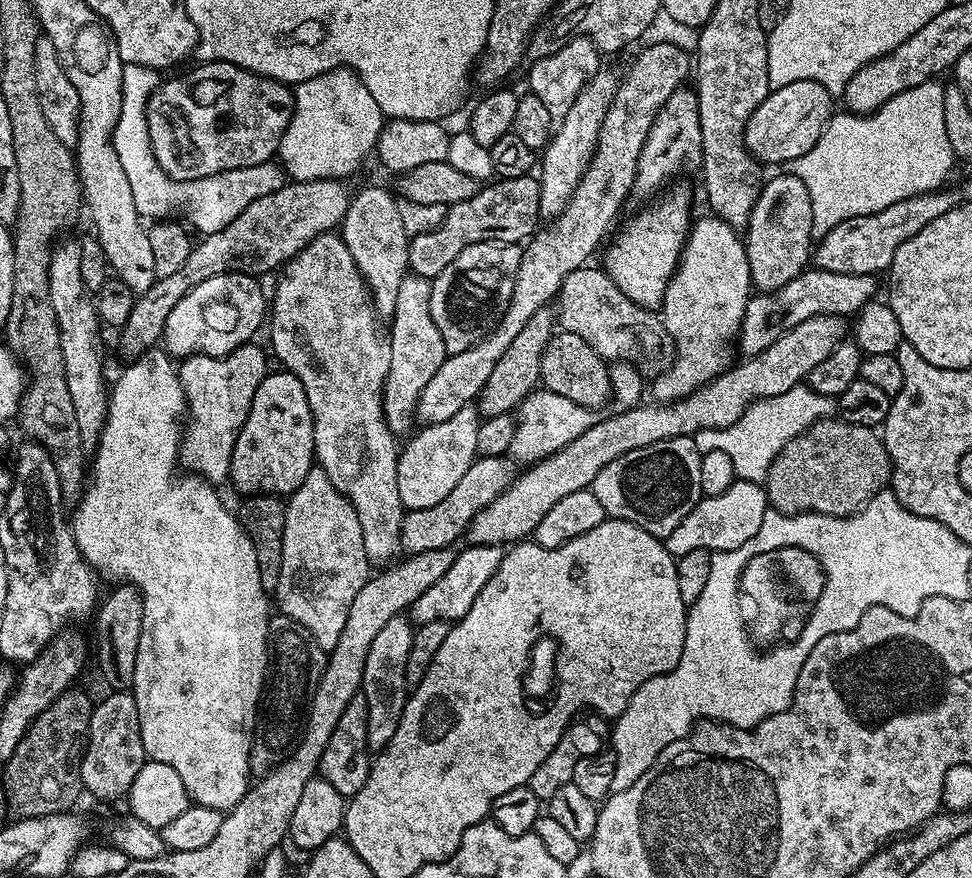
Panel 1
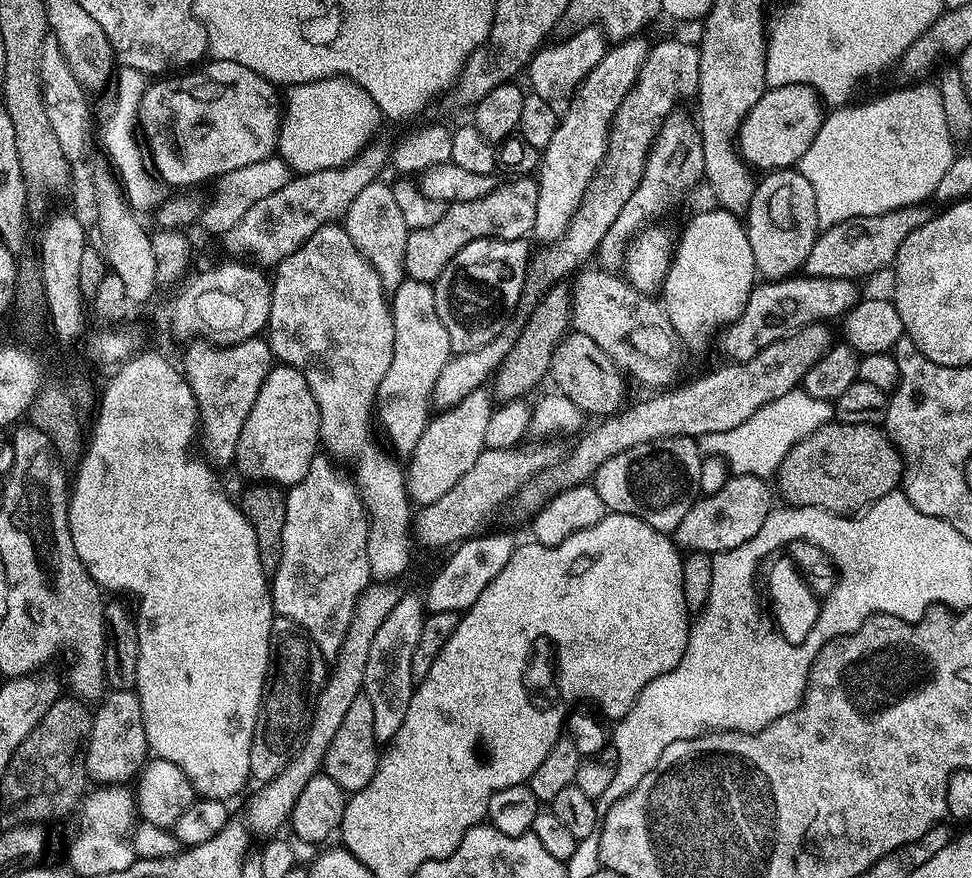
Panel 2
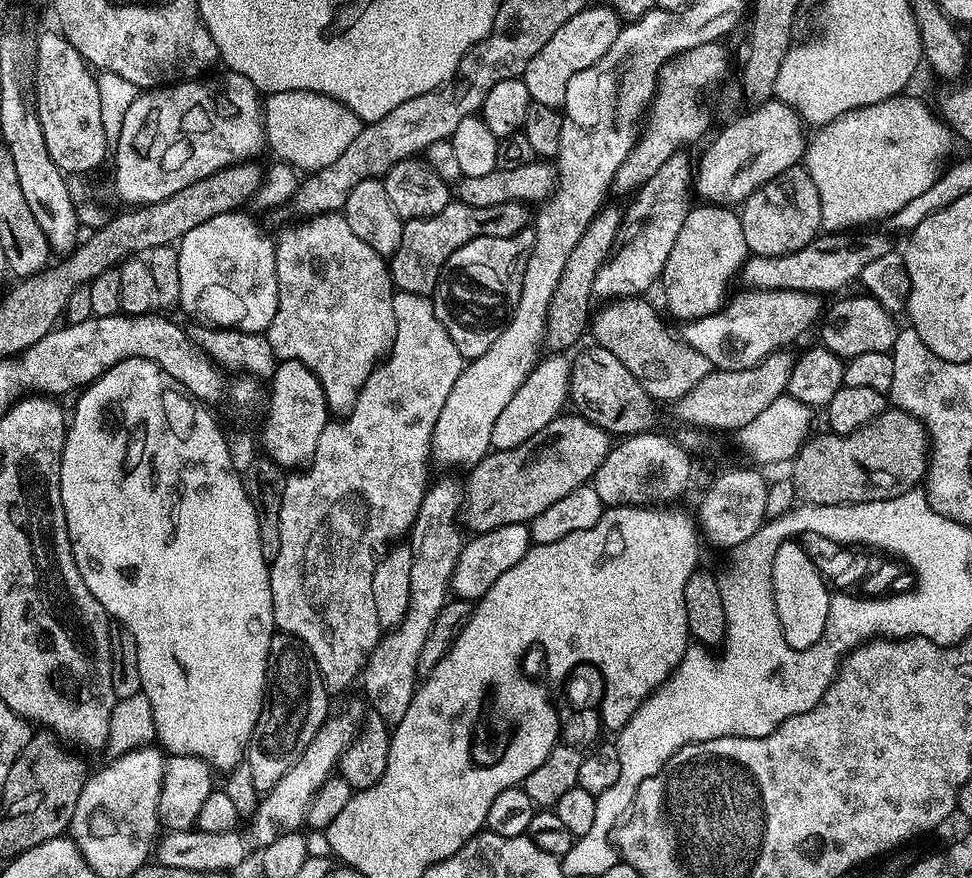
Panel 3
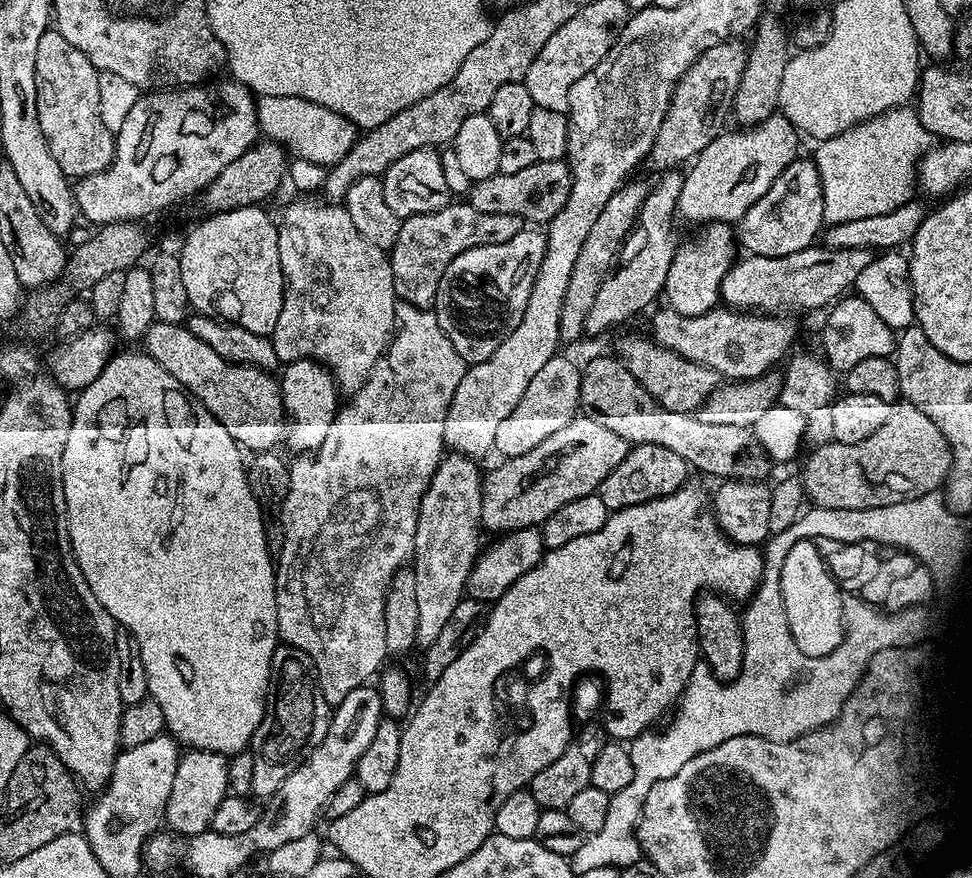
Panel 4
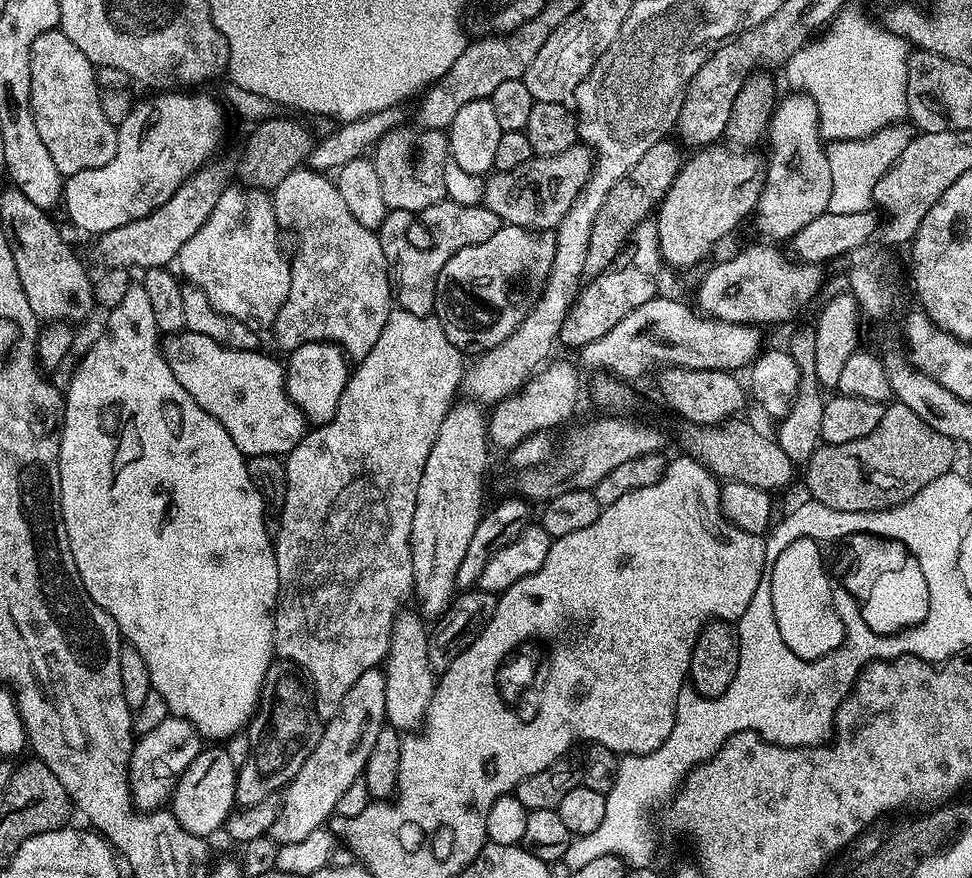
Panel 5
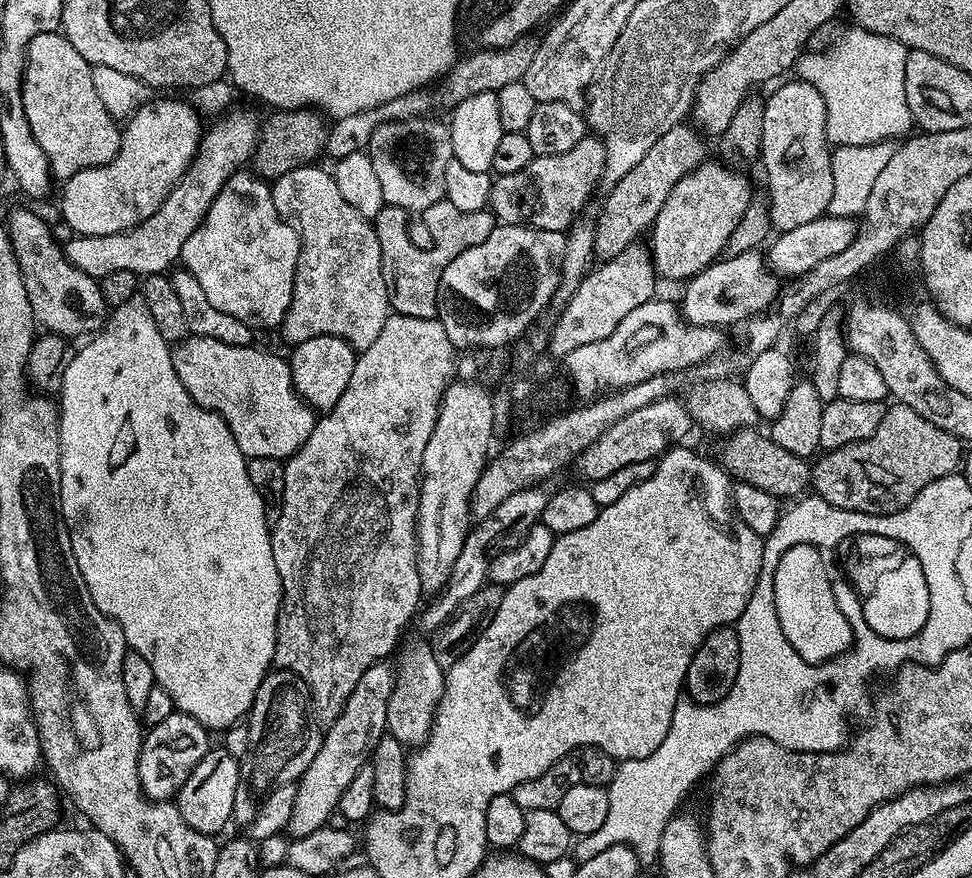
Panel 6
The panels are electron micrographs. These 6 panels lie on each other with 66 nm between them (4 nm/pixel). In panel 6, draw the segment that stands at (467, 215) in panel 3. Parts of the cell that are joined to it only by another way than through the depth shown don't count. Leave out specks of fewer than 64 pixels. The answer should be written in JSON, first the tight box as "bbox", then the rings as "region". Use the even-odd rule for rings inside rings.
{"bbox":[374,198,498,320],"region":[[[447,198],[438,201],[434,206],[430,206],[425,212],[419,213],[418,220],[424,227],[424,232],[420,228],[416,228],[412,232],[408,220],[410,220],[409,213],[405,212],[403,208],[391,206],[385,206],[374,217],[374,227],[382,250],[384,271],[390,281],[390,308],[398,316],[434,320],[437,319],[438,309],[442,304],[440,289],[442,274],[450,266],[450,262],[454,262],[454,258],[458,258],[458,254],[462,254],[462,250],[470,250],[470,246],[478,246],[482,242],[486,242],[486,238],[490,238],[490,234],[498,227],[498,221],[488,210],[483,212],[458,210],[458,206],[451,204]]]}

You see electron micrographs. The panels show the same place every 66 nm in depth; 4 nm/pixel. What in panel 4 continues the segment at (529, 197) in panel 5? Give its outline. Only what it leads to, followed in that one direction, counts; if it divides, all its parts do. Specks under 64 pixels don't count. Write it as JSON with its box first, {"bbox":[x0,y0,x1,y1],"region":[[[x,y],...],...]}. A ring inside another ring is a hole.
{"bbox":[466,160,572,226],"region":[[[537,160],[534,166],[526,166],[526,170],[514,174],[497,172],[490,178],[475,181],[466,193],[466,200],[478,210],[515,213],[521,221],[544,226],[566,202],[571,185],[572,169],[564,160]]]}

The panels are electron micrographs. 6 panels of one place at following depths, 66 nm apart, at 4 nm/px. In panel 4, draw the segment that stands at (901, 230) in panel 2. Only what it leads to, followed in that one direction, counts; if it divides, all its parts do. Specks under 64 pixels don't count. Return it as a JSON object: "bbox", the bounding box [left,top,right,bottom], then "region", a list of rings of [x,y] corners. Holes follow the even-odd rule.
{"bbox":[719,246,873,310],"region":[[[831,246],[803,248],[785,256],[748,254],[743,257],[745,260],[737,259],[722,278],[719,299],[733,310],[760,310],[763,304],[805,304],[816,308],[843,297],[873,257],[870,248]]]}

